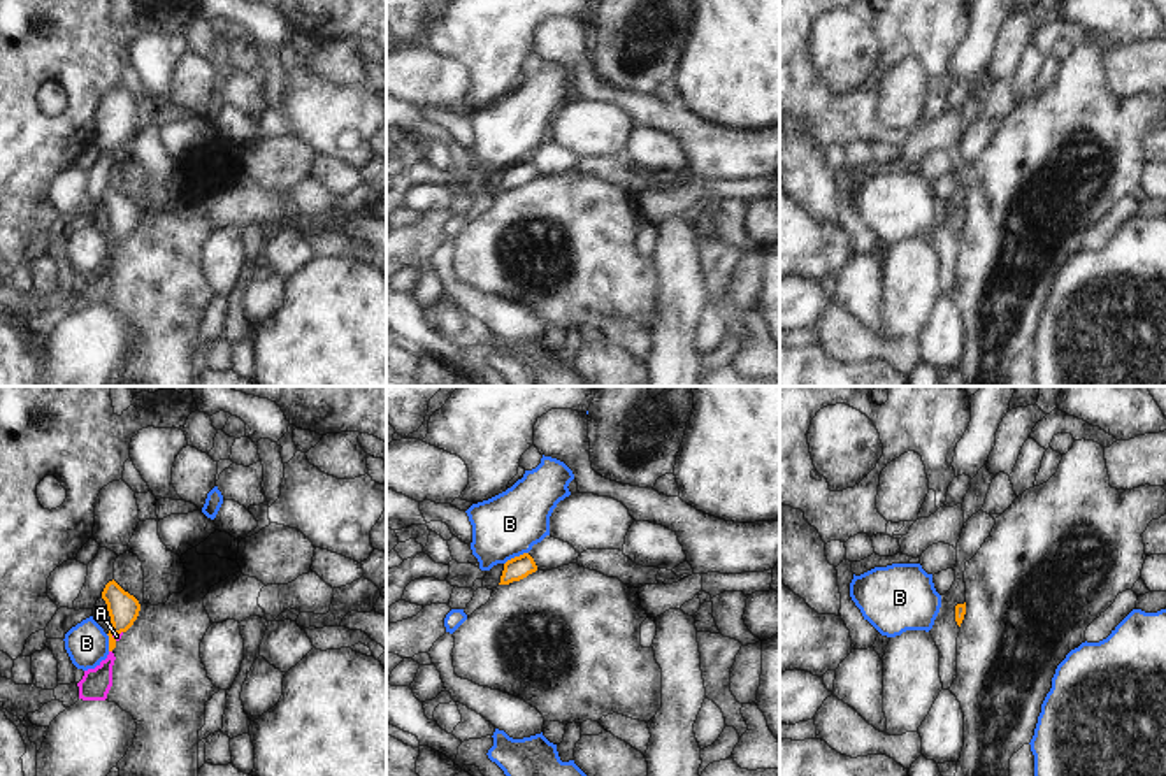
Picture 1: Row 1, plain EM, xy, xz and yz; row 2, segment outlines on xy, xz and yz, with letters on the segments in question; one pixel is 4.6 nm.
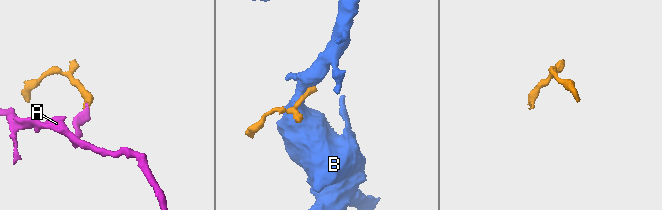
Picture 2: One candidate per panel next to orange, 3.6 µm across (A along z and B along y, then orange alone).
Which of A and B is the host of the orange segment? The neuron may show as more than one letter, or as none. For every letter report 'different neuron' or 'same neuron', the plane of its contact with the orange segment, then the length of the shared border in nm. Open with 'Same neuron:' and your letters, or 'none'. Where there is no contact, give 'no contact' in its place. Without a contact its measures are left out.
Same neuron: A
A: same neuron | xy | 60 nm
B: different neuron | xz | 130 nm

